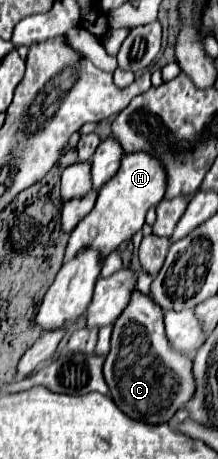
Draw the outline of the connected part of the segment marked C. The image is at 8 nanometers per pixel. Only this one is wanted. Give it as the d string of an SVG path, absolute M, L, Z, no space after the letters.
M134 289L128 307L112 329L110 353L104 363L110 397L128 417L146 423L168 423L174 411L192 397L192 359L168 345L162 315L162 309L148 295Z

